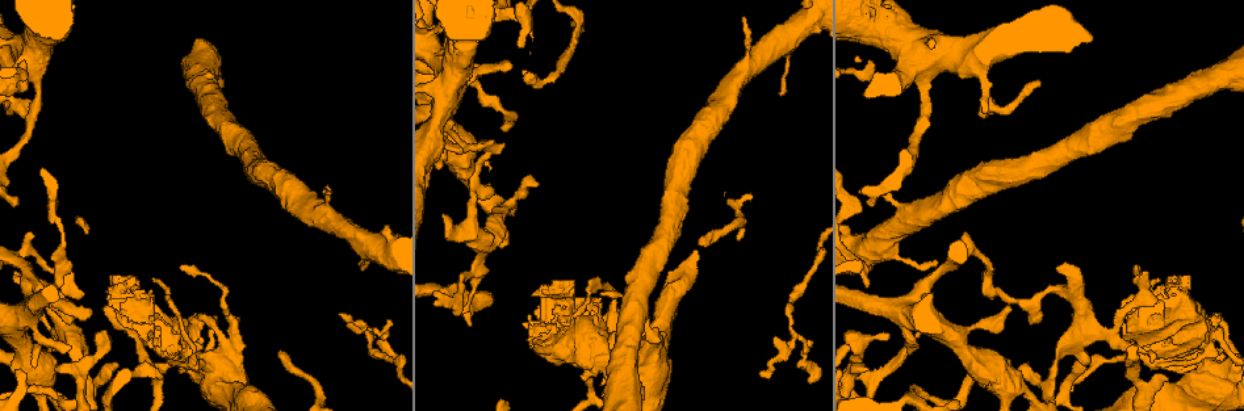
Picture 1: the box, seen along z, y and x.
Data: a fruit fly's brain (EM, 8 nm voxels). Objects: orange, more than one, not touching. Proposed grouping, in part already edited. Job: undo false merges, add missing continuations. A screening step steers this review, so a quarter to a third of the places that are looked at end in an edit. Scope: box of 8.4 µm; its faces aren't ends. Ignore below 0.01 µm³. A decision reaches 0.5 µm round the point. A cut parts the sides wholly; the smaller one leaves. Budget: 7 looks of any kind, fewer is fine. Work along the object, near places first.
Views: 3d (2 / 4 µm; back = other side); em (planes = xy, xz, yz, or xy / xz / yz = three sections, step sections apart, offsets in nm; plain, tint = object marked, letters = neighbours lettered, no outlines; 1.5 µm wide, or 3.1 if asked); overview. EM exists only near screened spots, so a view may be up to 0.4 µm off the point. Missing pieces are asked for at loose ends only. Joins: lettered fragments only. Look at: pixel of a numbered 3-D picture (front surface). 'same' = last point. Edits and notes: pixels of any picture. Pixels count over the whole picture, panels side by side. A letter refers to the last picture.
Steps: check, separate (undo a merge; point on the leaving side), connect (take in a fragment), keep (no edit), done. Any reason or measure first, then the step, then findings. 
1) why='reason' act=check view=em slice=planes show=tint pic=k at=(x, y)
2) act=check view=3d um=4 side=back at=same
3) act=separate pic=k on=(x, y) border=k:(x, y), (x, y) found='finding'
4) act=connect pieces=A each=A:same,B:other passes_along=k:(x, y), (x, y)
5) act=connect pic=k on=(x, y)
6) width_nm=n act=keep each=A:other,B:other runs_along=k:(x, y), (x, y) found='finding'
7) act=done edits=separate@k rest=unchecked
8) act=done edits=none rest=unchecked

act=check view=3d um=2 pic=1 at=(601, 293)

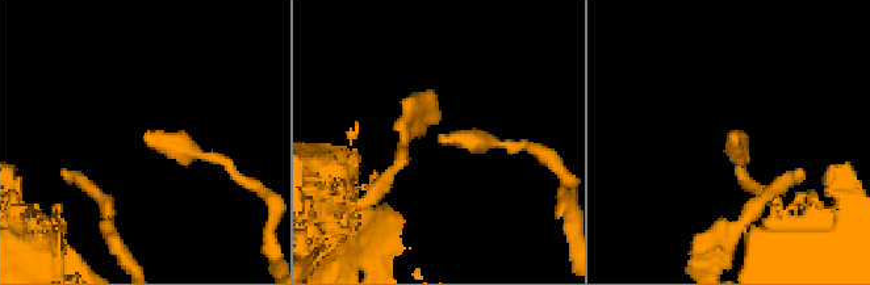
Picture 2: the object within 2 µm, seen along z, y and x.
act=check view=em slice=xy step=8 show=letters pic=2 at=(732, 133)

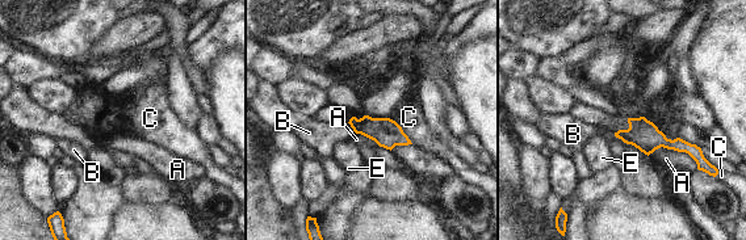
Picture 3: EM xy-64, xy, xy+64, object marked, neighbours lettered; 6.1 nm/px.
why='cut it another way' act=check view=em slice=planes show=letters at=same

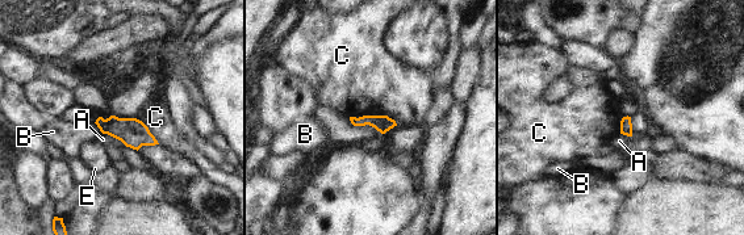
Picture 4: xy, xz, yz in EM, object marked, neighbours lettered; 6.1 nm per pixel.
width_nm=80 act=keep each=A:other,B:other,C:other,E:other border=4:(350, 116), (388, 116), (397, 124) found='no lettered fragment goes on from it'

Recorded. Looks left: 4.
why='branch stops here' act=check view=em slice=yz step=4 show=letters pic=1 at=(701, 242)

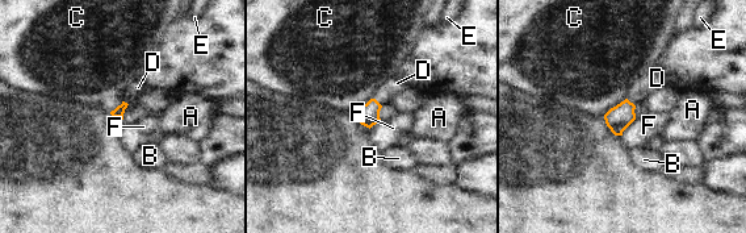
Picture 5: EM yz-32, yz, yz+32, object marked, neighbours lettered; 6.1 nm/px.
longest_contact=C:180nm act=connect pieces=D each=A:other,B:other,C:other,D:same,E:other,F:other found='it goes on there'

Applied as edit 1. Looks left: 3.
why='tapers out' act=check view=3d um=2 pic=1 at=(1165, 377)

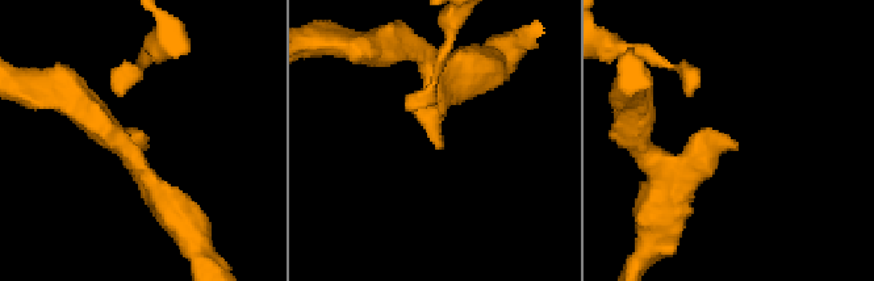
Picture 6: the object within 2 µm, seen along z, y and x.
why='need the tissue' act=check view=em slice=planes show=letters pic=6 at=(438, 147)

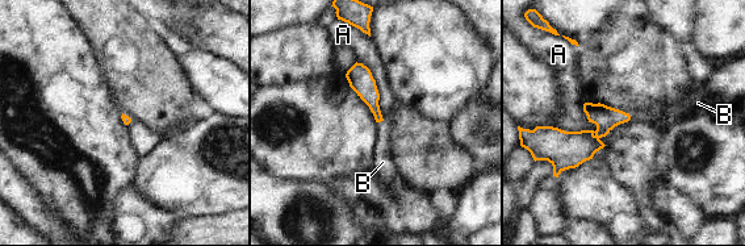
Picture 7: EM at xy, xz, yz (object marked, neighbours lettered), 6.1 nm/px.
longest_contact=A:200nm act=connect pieces=B each=A:other,B:same passes_along=7:(364, 84), (380, 121), (383, 162) found='the neuron continues'

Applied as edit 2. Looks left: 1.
act=done edits=connect@5,connect@7 rest=unchecked

